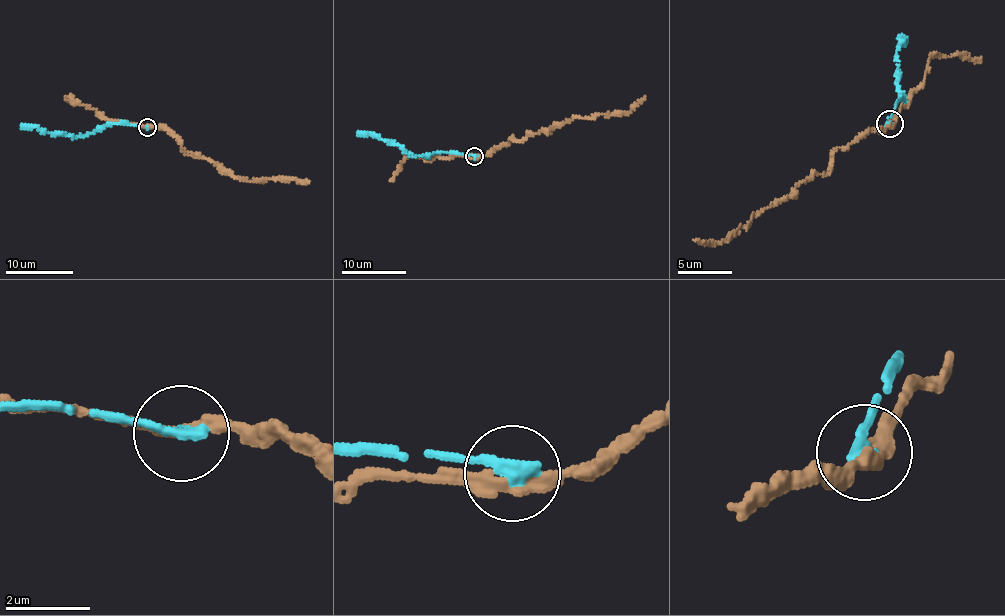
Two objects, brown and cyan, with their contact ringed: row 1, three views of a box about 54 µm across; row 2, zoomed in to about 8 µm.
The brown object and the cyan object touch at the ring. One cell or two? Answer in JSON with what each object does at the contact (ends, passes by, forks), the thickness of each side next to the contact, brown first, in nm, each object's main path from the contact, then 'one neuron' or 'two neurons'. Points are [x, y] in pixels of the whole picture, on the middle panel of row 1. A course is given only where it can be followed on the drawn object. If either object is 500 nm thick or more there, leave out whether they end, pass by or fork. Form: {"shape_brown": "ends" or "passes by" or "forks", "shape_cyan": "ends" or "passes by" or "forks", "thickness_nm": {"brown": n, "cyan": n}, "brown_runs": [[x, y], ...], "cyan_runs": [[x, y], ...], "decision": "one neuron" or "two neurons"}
{"shape_brown": "passes by", "shape_cyan": "ends", "thickness_nm": {"brown": 260, "cyan": 380}, "brown_runs": [[474, 158], [487, 156], [513, 138], [521, 141], [575, 118], [622, 115], [646, 98]], "cyan_runs": [[474, 156], [438, 152], [414, 156], [377, 135], [358, 136]], "decision": "two neurons"}

